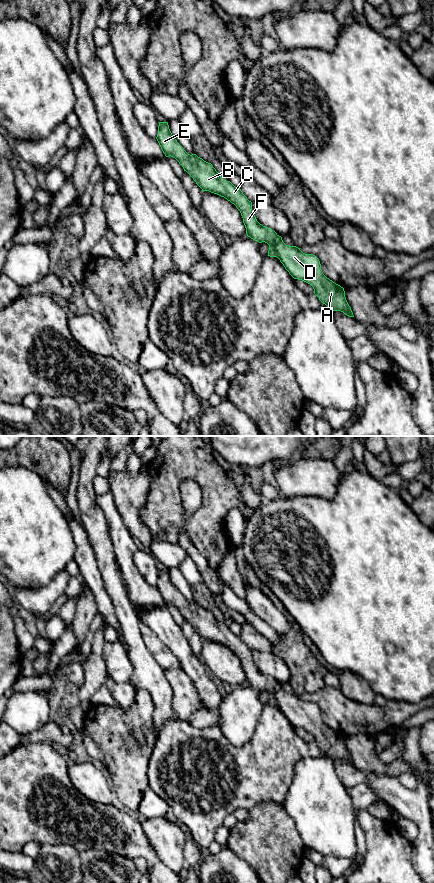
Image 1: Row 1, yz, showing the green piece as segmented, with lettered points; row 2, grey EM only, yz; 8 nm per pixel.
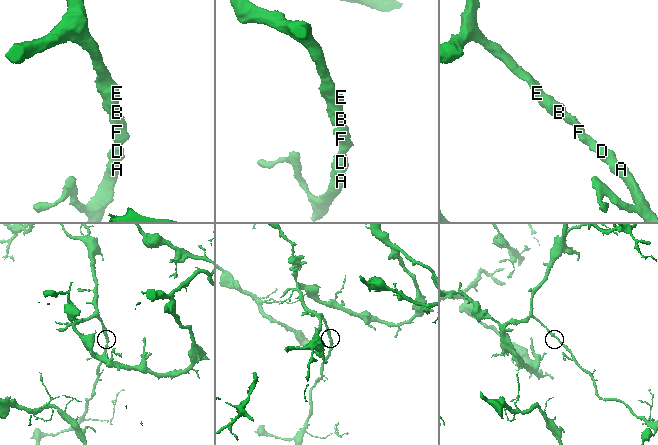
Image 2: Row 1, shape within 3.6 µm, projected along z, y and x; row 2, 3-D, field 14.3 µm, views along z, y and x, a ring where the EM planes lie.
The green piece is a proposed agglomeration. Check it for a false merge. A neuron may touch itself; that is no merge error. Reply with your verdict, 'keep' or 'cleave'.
keep

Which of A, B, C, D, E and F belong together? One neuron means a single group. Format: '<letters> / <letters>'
A B C D E F

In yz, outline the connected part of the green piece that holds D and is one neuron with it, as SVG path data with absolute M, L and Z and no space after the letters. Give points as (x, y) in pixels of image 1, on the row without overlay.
M159 570L156 587L165 604L175 606L202 639L224 645L236 654L243 666L247 684L259 691L267 691L268 704L277 705L294 727L310 732L314 742L327 755L354 765L344 736L323 722L319 707L313 702L303 701L296 694L286 693L274 678L260 672L253 661L252 650L241 637L225 629L211 611L196 602L188 602L173 585L168 570Z

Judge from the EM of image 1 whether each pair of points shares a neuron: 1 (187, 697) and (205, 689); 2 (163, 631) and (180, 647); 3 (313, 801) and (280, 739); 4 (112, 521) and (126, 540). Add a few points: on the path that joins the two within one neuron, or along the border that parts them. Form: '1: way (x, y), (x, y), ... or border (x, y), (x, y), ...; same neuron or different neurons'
1: border (184, 673), (194, 686), (203, 708); different neurons
2: way (167, 634), (176, 643); same neuron
3: border (317, 757), (302, 757), (295, 764), (288, 788); different neurons
4: way (116, 526), (121, 535); same neuron

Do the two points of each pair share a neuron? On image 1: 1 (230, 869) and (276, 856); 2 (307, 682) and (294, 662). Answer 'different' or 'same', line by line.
1: different
2: same

